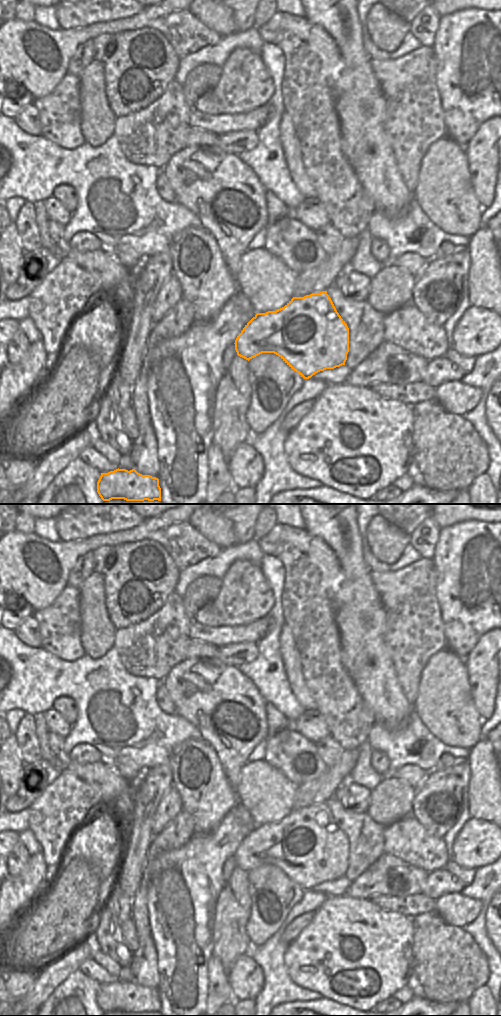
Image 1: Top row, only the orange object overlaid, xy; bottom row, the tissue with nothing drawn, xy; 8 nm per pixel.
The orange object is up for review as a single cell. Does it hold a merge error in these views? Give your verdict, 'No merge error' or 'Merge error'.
No merge error

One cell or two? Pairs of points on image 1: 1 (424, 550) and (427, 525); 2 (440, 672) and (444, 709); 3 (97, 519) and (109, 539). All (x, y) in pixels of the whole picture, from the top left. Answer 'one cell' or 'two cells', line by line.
1: one cell
2: one cell
3: two cells

